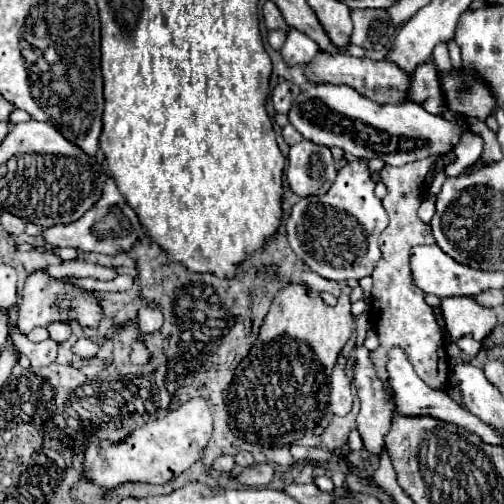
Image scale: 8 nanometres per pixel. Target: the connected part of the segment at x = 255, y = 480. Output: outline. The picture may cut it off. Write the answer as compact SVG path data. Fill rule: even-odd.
M262 463L244 469L236 479L248 487L260 487L260 485L268 485L272 477L274 477L274 467L270 463Z

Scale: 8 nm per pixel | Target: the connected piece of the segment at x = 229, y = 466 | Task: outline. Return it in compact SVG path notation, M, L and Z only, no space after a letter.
M222 455L222 457L218 457L218 459L214 461L212 469L222 471L222 473L232 473L234 465L236 465L236 463L234 463L234 455Z

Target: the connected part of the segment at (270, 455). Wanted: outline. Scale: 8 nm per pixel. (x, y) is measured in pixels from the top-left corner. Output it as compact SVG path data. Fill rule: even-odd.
M262 447L262 453L266 455L268 461L284 465L284 467L290 467L294 463L292 455L288 453L288 447Z

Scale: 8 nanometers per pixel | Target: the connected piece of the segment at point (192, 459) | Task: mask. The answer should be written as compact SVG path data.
M190 399L178 411L172 411L164 419L138 427L126 437L126 441L92 443L86 453L88 477L106 491L126 481L164 485L172 477L186 471L192 463L196 463L196 459L200 459L210 435L212 435L212 415L208 411L206 401Z

